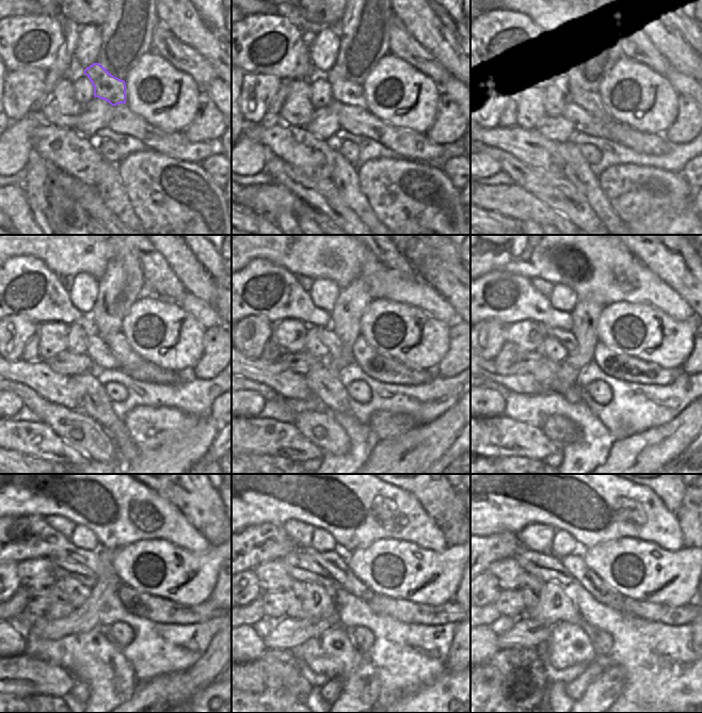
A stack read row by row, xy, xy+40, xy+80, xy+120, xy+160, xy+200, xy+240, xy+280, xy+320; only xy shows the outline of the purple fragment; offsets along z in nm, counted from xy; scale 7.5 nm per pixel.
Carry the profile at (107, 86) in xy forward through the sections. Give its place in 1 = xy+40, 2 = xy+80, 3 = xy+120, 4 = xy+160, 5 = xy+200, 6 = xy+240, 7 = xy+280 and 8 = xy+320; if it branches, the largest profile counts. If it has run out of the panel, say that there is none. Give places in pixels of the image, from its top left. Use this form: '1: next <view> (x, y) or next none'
1: next xy+40 (344, 91)
2: next xy+80 (591, 100)
3: next xy+120 (138, 368)
4: next xy+160 (381, 367)
5: next xy+200 (623, 367)
6: next xy+240 (141, 604)
7: next xy+280 (401, 609)
8: next xy+320 (686, 614)

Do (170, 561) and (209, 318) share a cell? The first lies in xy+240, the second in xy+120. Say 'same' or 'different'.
different

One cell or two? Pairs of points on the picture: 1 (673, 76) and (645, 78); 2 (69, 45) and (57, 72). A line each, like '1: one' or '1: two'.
1: two
2: one

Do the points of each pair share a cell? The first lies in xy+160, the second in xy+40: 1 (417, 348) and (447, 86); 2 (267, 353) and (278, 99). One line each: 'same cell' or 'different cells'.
1: different cells
2: same cell

